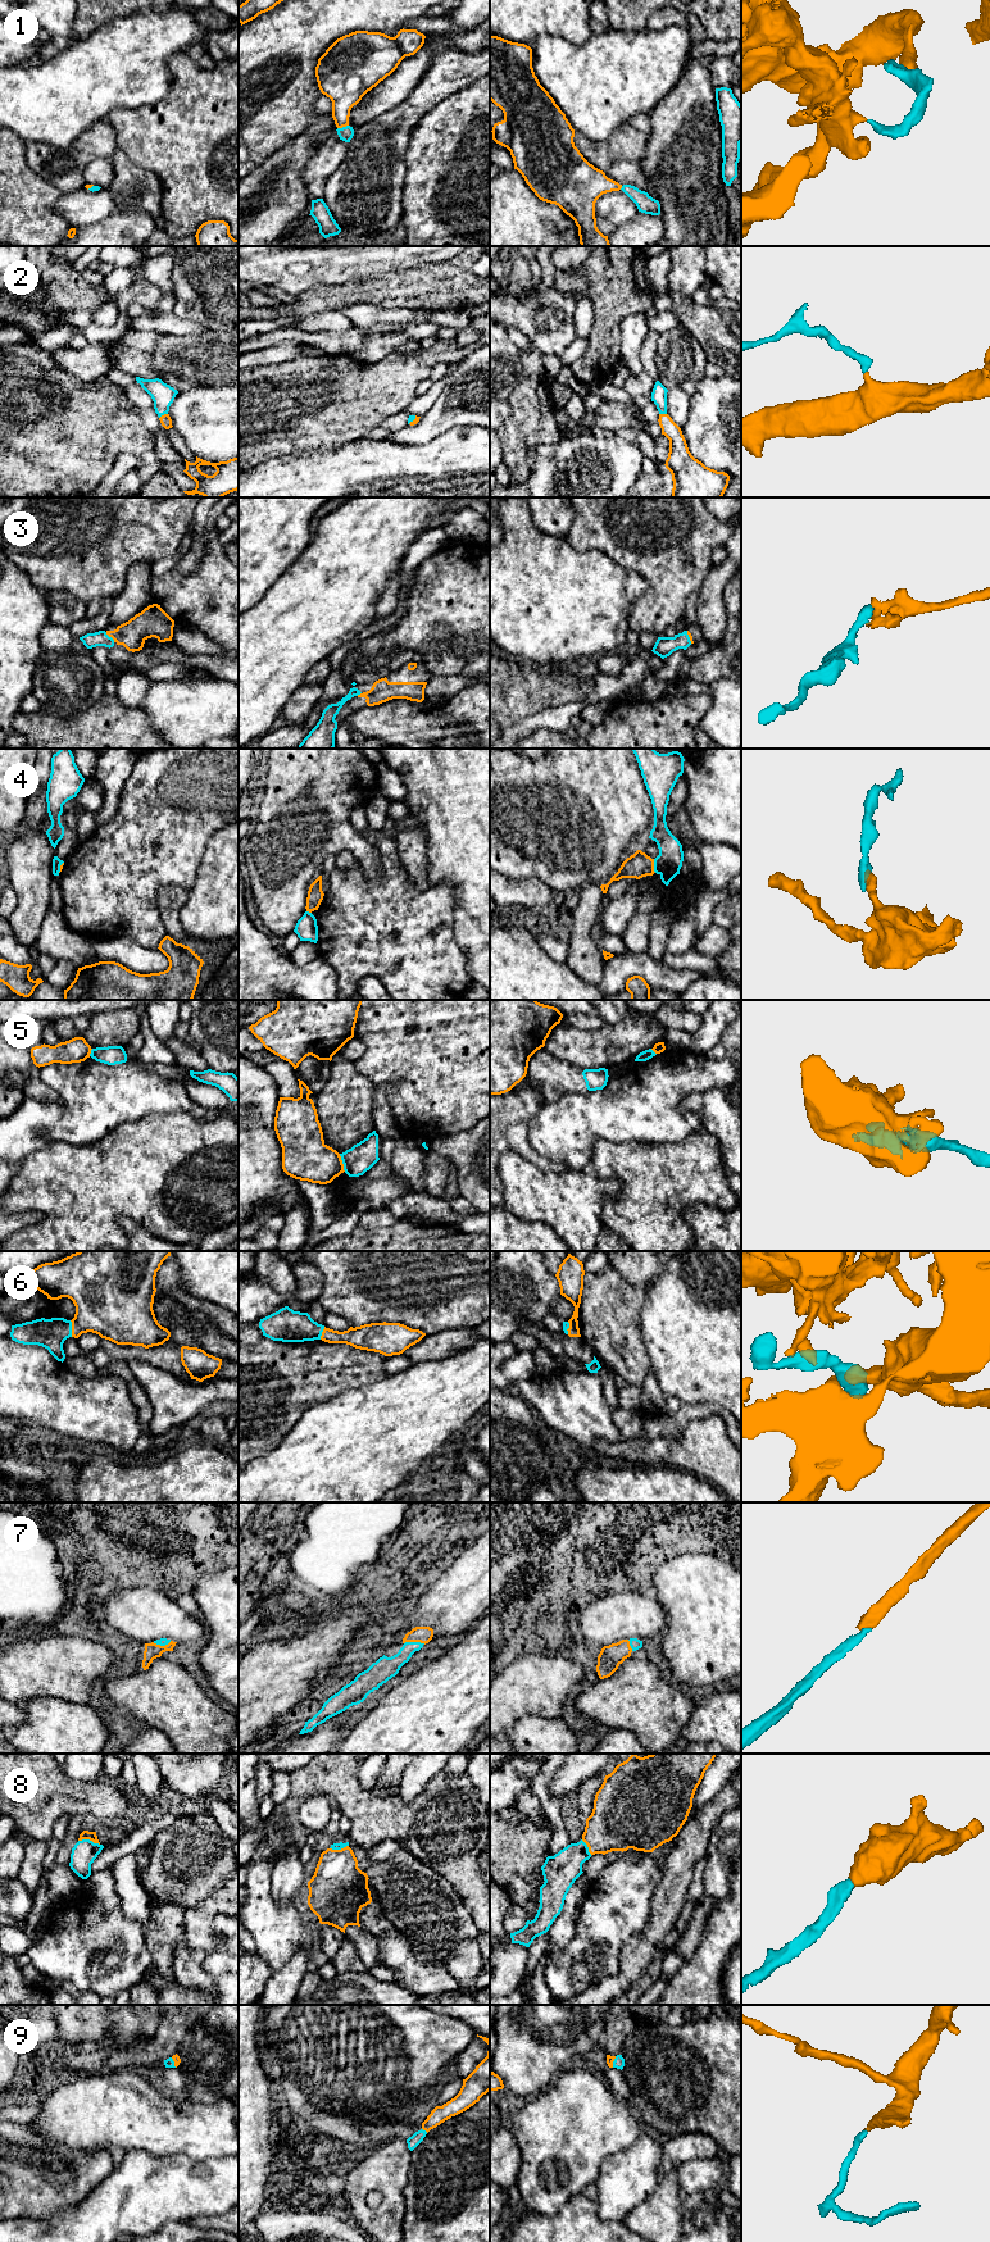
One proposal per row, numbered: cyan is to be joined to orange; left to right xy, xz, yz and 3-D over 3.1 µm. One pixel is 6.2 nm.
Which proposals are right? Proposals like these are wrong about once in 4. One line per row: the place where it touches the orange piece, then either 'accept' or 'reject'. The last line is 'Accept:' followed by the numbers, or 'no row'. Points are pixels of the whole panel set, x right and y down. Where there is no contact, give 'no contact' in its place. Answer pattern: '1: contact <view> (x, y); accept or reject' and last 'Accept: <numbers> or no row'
1: contact xz (343, 126); accept
2: contact xy (164, 414); accept
3: contact xy (110, 636); accept
4: contact yz (653, 865); reject
5: contact xz (341, 1163); reject
6: contact xy (72, 1328); accept
7: contact xz (414, 1641); accept
8: contact xy (89, 1838); accept
9: contact xz (425, 2129); accept
Accept: 1, 2, 3, 6, 7, 8, 9

